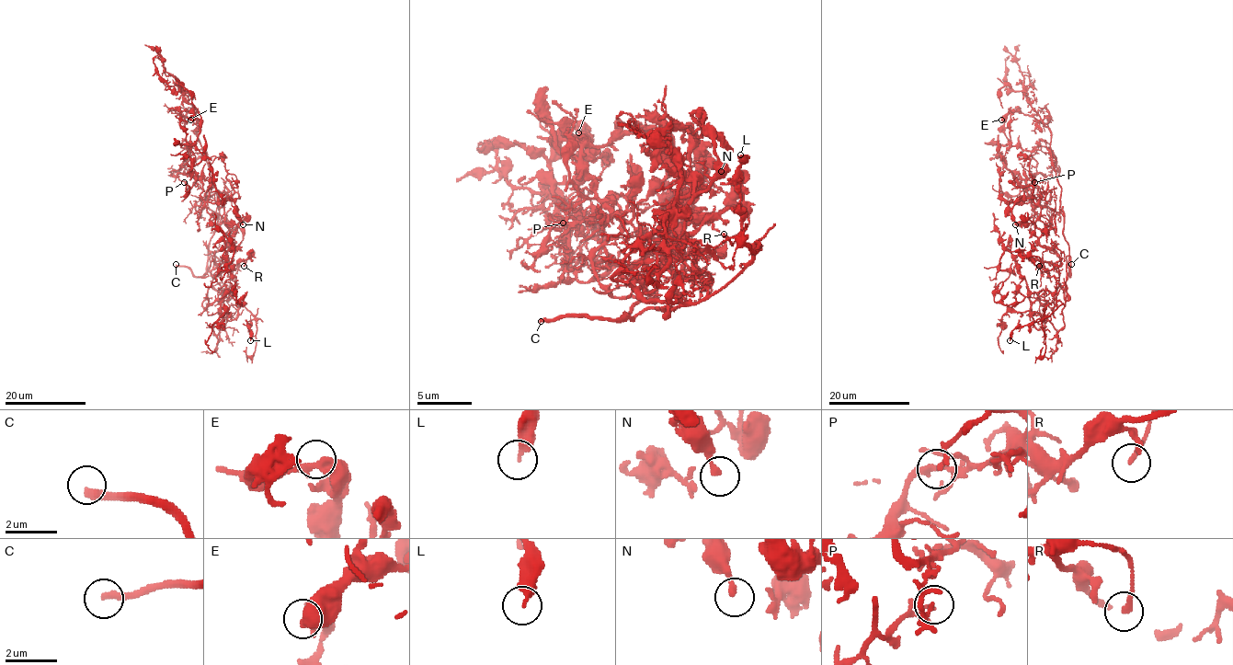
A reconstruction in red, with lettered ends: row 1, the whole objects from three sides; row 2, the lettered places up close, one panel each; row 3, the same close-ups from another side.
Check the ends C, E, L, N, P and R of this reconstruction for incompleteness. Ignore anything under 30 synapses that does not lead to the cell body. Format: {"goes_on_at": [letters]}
{"goes_on_at": ["C"]}

